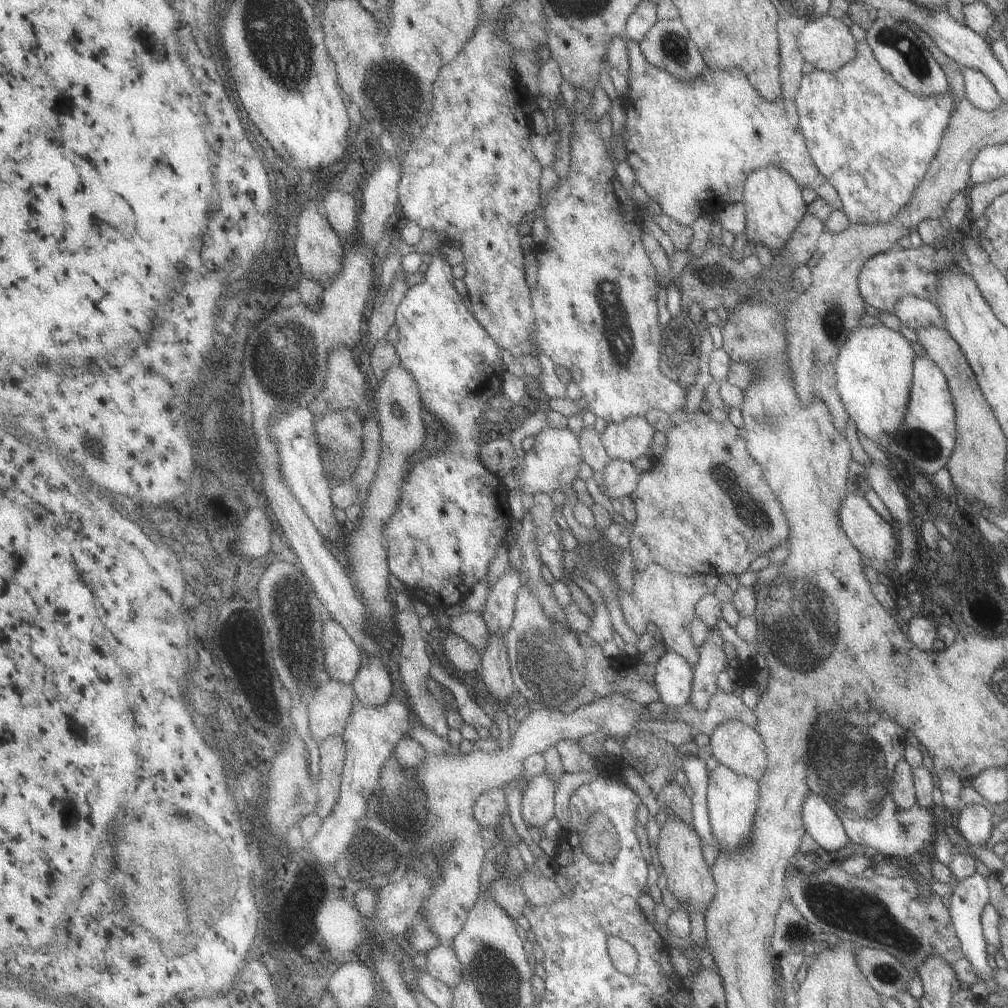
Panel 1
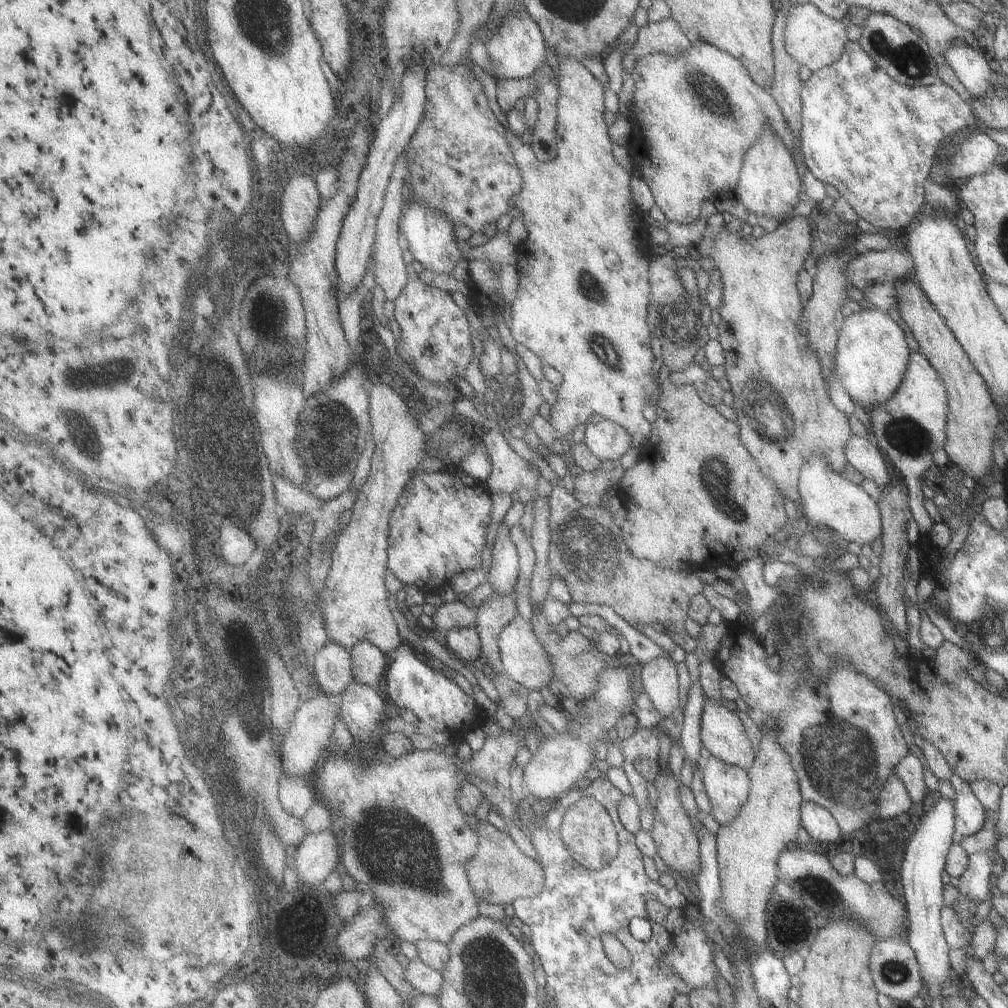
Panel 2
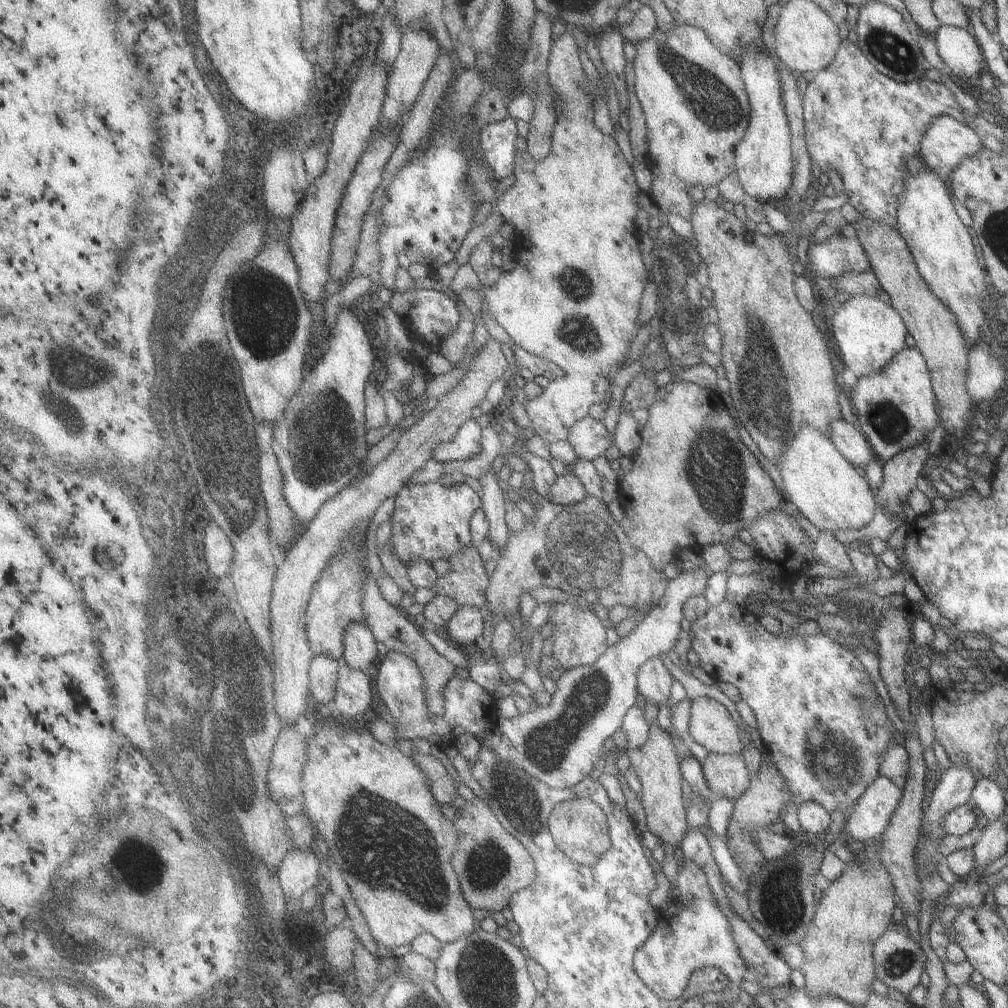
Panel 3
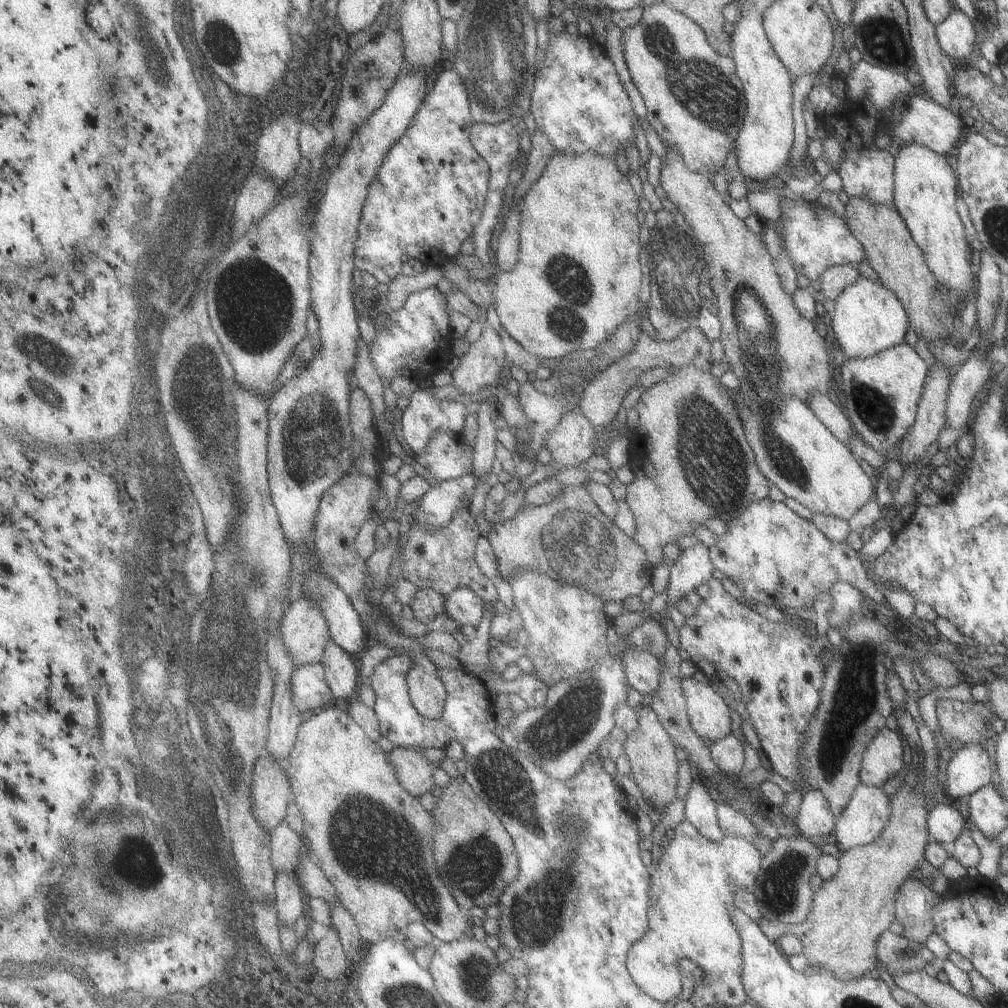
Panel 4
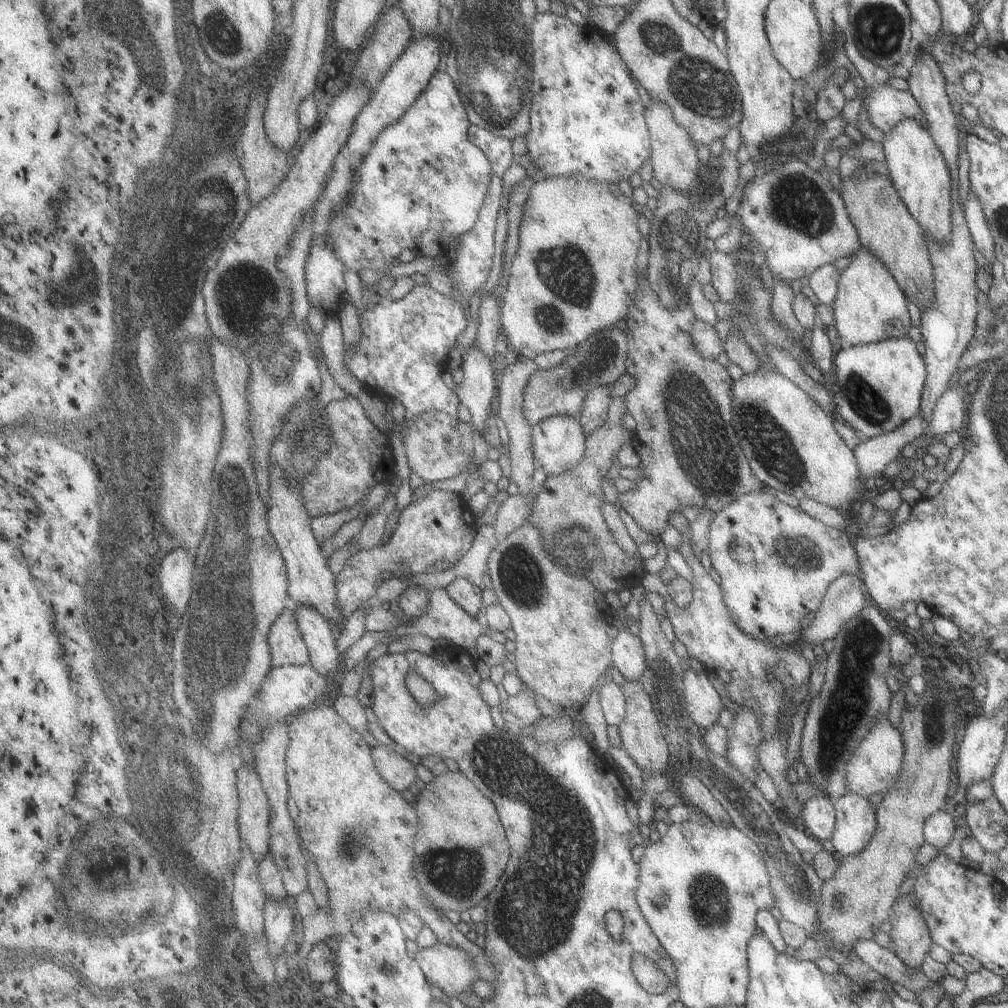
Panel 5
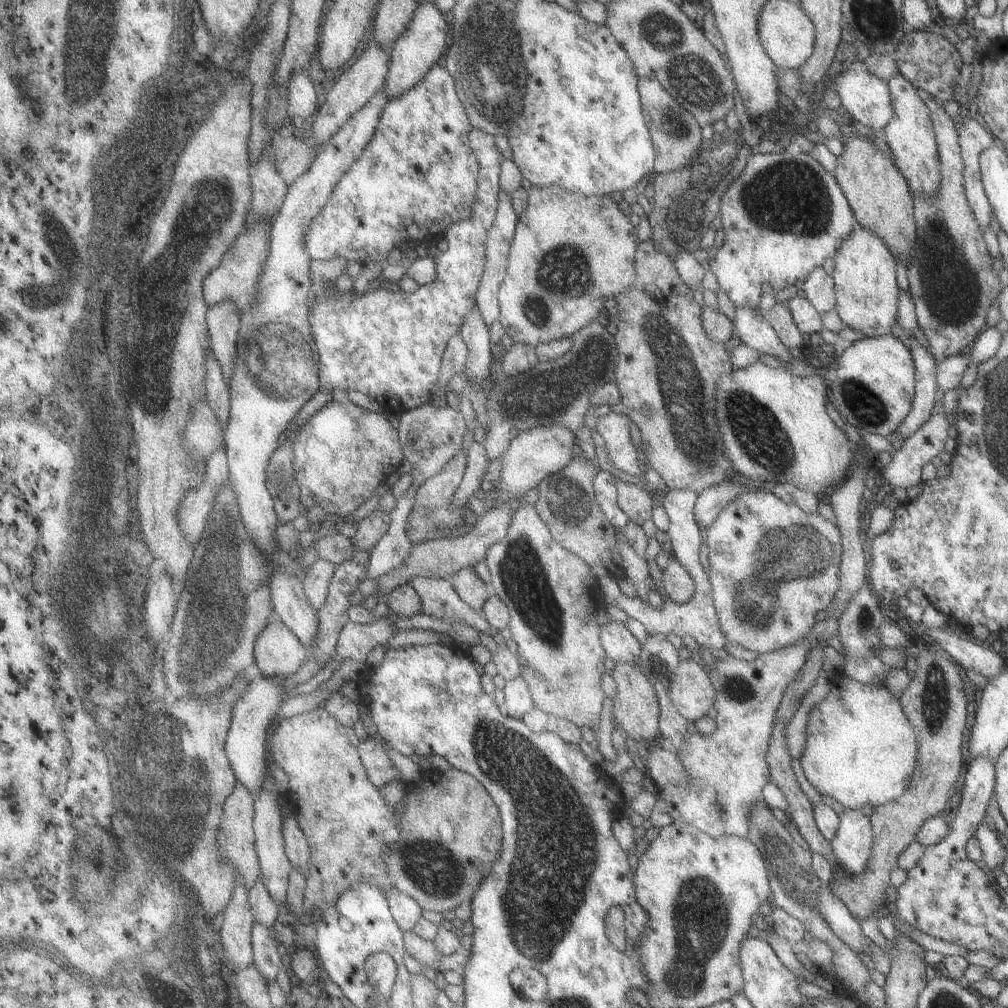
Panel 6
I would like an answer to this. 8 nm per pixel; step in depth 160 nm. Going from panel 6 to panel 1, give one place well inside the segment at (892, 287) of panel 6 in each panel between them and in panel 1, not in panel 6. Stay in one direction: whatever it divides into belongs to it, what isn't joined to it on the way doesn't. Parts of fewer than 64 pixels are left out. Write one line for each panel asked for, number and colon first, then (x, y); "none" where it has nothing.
1: (873, 369)
2: (871, 354)
3: (868, 333)
4: (866, 318)
5: (868, 306)

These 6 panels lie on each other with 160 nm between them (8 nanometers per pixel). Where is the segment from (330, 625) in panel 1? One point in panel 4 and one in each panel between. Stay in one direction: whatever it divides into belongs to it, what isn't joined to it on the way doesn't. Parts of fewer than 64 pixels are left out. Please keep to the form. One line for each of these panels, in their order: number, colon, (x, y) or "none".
2: (332, 664)
3: (325, 669)
4: (311, 690)

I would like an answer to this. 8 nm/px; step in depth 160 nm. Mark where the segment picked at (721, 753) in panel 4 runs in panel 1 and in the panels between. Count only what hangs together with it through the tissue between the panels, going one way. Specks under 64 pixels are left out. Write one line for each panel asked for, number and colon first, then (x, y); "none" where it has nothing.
1: (733, 799)
2: (728, 786)
3: (728, 777)

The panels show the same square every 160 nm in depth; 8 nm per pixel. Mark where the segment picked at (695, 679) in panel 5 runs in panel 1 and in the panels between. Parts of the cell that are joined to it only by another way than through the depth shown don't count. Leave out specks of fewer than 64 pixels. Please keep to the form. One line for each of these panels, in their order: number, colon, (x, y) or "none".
1: (736, 745)
2: (723, 734)
3: (711, 725)
4: (710, 718)

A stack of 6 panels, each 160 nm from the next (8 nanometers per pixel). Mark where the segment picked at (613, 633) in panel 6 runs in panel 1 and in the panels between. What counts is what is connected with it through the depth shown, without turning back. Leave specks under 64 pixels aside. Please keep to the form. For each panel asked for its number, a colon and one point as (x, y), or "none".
1: (674, 675)
2: (660, 680)
3: (655, 678)
4: (643, 669)
5: (628, 654)

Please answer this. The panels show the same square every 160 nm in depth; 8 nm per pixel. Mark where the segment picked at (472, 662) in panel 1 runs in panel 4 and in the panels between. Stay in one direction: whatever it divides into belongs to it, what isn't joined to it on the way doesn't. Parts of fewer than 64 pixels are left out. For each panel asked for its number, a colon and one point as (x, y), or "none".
2: (465, 643)
3: (466, 626)
4: (466, 607)

